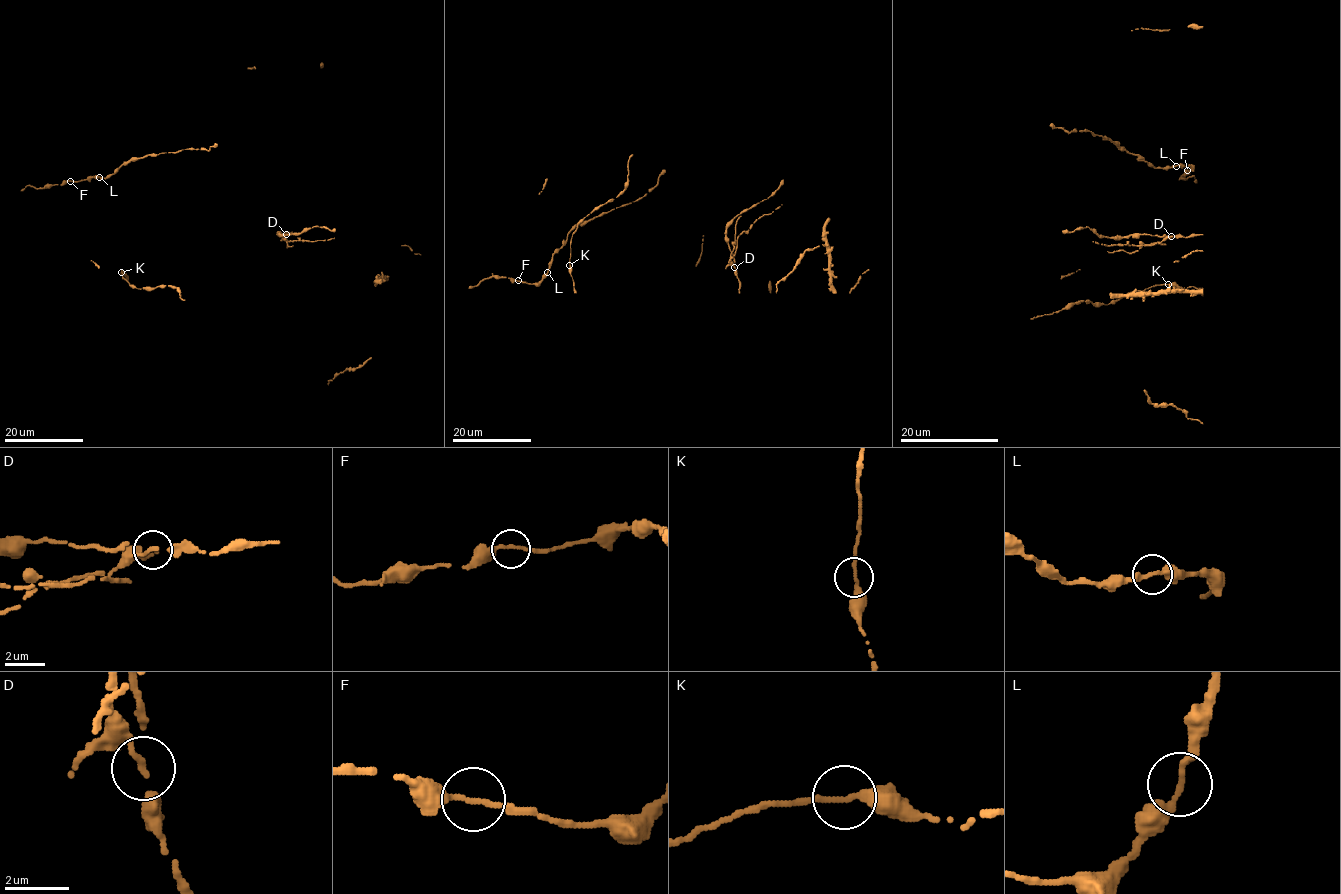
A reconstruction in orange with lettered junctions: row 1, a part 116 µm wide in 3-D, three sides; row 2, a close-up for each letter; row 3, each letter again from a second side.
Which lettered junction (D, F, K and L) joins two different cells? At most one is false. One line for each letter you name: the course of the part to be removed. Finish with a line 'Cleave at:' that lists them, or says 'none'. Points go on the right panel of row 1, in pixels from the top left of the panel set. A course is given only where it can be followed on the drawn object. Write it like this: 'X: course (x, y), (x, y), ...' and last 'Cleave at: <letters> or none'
D: course (1171, 236), (1153, 244), (1133, 246), (1106, 246), (1092, 241)
Cleave at: D

